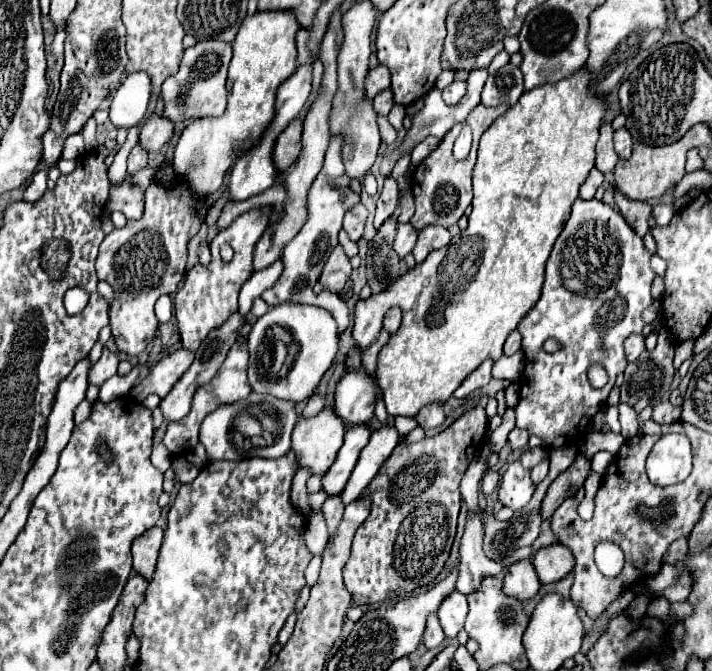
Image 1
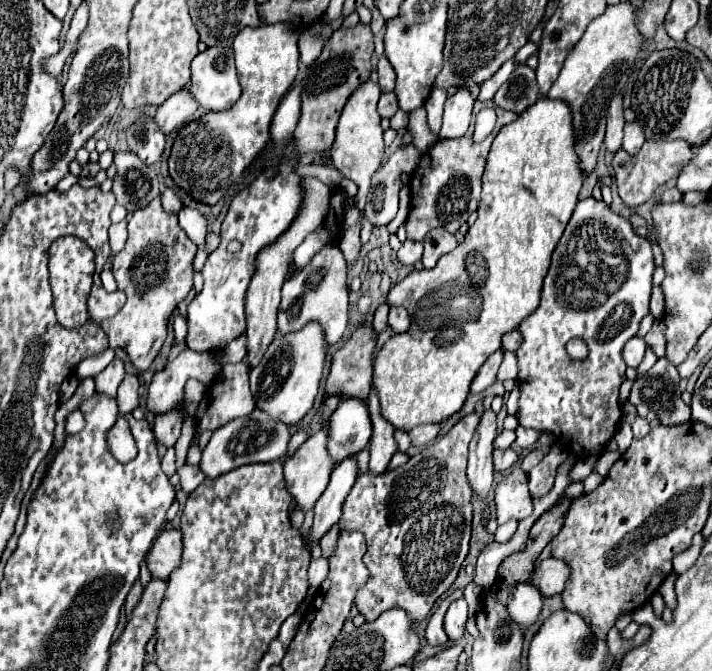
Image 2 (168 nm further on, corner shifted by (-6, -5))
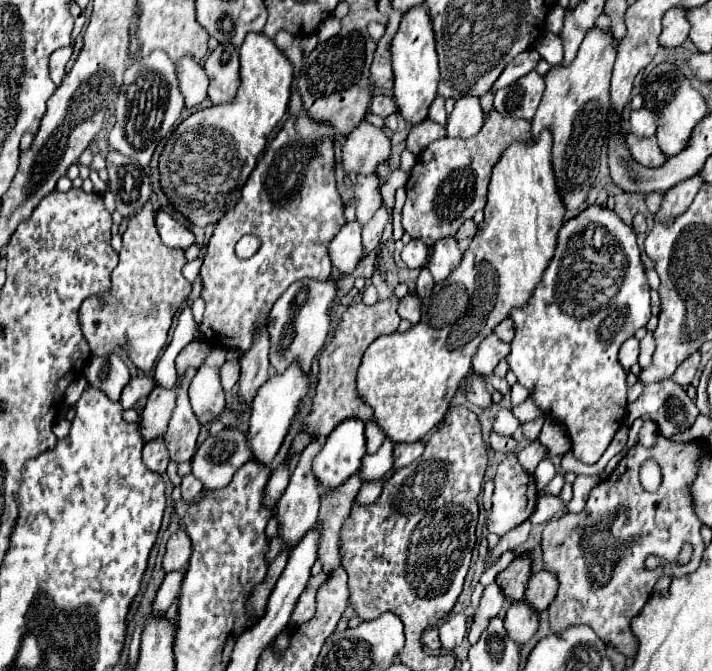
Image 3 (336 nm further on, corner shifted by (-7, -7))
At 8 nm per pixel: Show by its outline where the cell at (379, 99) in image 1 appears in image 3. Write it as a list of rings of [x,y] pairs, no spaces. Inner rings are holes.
[[[387,95],[373,97],[373,101],[371,101],[371,113],[375,113],[375,115],[385,119],[387,115],[391,115],[395,111],[397,111],[397,105],[395,105],[395,101],[391,97],[387,97]]]

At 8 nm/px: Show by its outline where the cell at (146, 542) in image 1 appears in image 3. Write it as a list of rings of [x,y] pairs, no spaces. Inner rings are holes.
[[[181,527],[177,533],[171,535],[171,539],[167,543],[167,551],[163,557],[163,569],[169,573],[169,571],[179,571],[179,569],[187,567],[191,551],[193,551],[191,539],[189,539],[187,531]]]

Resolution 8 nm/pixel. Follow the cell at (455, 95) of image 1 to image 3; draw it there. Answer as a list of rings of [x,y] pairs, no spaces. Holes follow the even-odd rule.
[[[465,95],[455,103],[455,109],[447,121],[447,135],[469,139],[481,131],[485,121],[485,113],[479,105],[479,99],[473,95]]]

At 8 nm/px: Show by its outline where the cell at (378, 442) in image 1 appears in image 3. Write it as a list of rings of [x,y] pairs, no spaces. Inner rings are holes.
[[[369,421],[369,423],[365,425],[365,441],[367,441],[367,453],[375,453],[375,451],[381,447],[383,439],[385,439],[385,435],[383,435],[383,431],[377,427],[377,423],[375,423],[375,421]]]

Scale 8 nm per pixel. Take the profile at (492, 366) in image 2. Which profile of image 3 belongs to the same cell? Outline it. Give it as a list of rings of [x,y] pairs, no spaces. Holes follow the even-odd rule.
[[[495,333],[485,337],[473,357],[473,373],[487,379],[493,373],[493,369],[497,367],[497,363],[509,355],[509,351],[511,351],[511,345],[497,339]]]

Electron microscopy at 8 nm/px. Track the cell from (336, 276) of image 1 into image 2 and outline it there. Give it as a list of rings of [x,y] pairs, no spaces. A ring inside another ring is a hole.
[[[356,223],[354,227],[342,231],[342,239],[340,239],[338,247],[344,253],[346,265],[352,265],[360,257],[360,249],[362,249],[362,243],[360,243],[360,223]]]

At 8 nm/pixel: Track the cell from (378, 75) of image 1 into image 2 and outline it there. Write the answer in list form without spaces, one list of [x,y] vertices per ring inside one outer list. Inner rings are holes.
[[[380,57],[378,61],[378,85],[382,93],[394,91],[394,81],[396,81],[396,73],[392,69],[392,65],[388,63],[386,57]]]

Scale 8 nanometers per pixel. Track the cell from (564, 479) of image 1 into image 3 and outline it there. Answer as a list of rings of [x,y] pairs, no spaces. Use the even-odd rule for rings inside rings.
[[[523,553],[505,571],[497,575],[495,583],[501,587],[507,599],[523,601],[523,591],[525,591],[529,577],[531,577],[531,561],[529,561],[529,555]]]

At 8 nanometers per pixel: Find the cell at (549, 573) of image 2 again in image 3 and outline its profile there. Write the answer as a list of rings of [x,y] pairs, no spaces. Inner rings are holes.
[[[539,571],[531,575],[525,589],[525,603],[529,603],[537,613],[545,611],[557,593],[557,577],[549,571]]]

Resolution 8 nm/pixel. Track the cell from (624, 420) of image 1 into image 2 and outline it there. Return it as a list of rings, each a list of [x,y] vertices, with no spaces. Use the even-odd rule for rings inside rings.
[[[638,415],[632,419],[630,427],[632,427],[632,431],[634,431],[634,439],[642,439],[642,437],[650,431],[648,421],[646,421],[646,419],[642,419],[642,417],[638,417]]]

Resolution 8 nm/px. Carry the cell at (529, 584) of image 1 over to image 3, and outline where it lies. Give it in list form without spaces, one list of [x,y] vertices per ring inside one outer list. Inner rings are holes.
[[[519,601],[509,607],[509,611],[505,615],[505,629],[507,629],[509,639],[523,645],[535,635],[537,627],[539,627],[537,611],[533,611],[527,603]]]

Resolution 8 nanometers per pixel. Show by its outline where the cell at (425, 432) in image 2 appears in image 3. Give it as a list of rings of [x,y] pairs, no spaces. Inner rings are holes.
[[[417,441],[417,443],[397,443],[393,447],[393,471],[413,463],[423,453],[423,449],[425,449],[425,445],[421,441]]]

